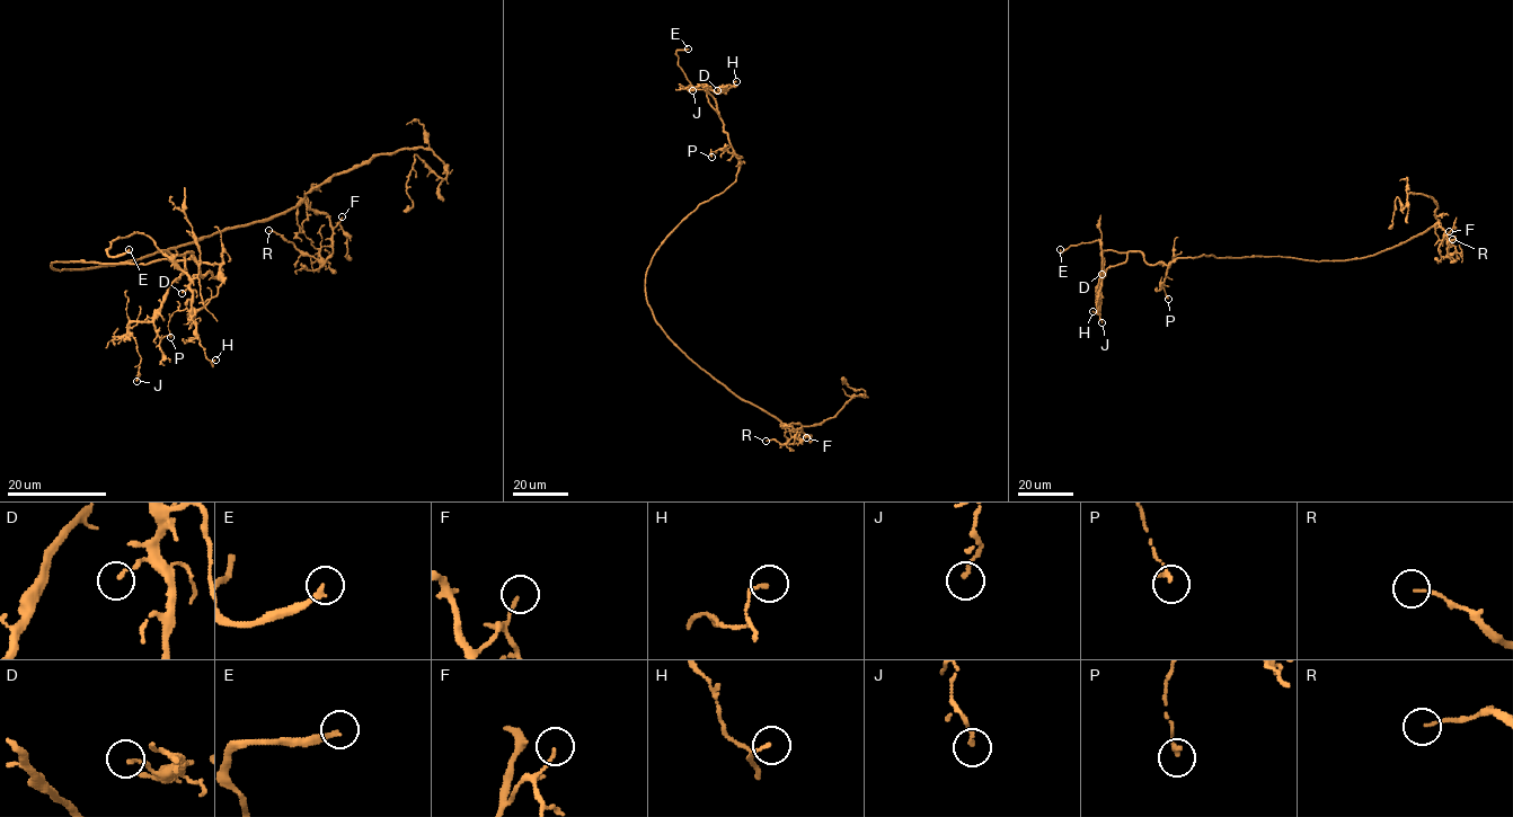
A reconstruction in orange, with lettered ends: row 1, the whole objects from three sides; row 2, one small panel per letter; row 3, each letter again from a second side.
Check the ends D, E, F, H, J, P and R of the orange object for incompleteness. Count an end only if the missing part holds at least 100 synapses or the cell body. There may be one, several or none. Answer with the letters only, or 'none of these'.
E

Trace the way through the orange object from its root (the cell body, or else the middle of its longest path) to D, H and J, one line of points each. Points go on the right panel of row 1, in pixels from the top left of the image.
D: (1323, 260), (1201, 255), (1175, 258), (1168, 265), (1151, 265), (1140, 251), (1107, 250), (1102, 251), (1102, 274)
H: (1323, 260), (1201, 255), (1151, 265), (1140, 251), (1102, 250), (1102, 286), (1097, 311), (1093, 311)
J: (1323, 260), (1201, 255), (1151, 265), (1140, 251), (1129, 251), (1096, 289), (1102, 322)

